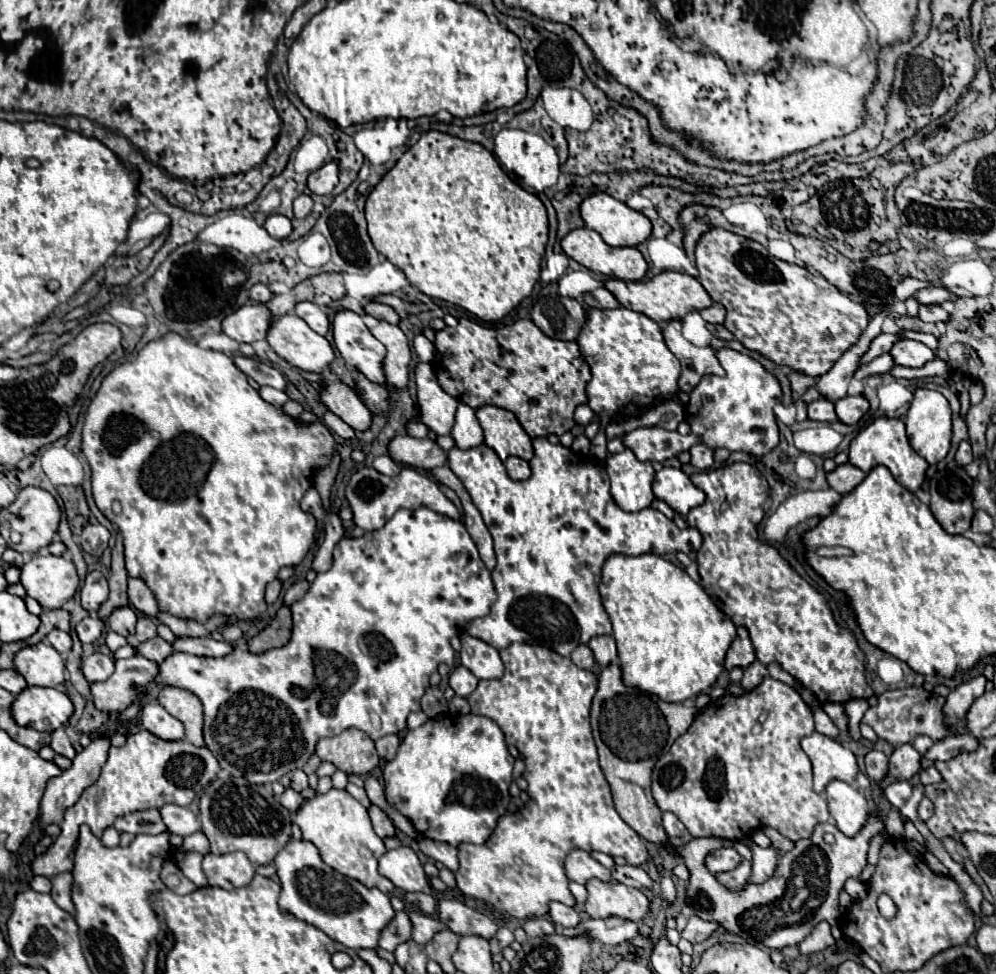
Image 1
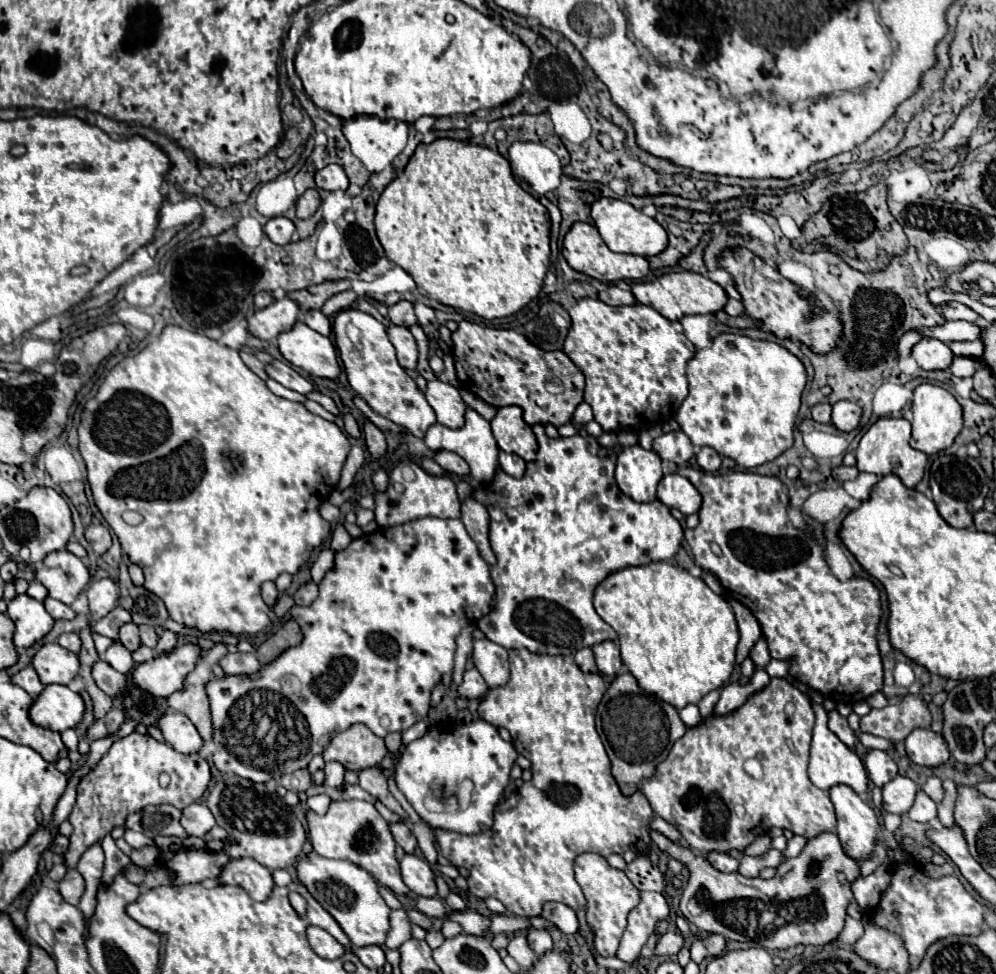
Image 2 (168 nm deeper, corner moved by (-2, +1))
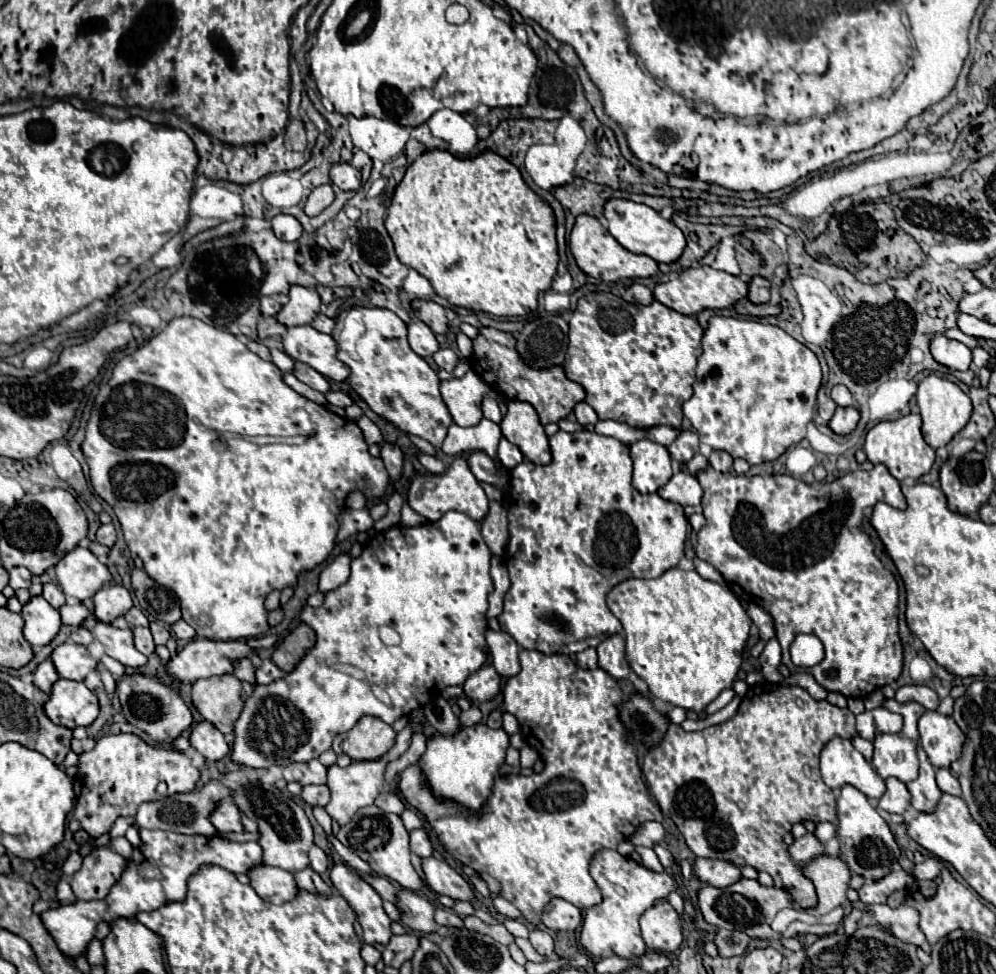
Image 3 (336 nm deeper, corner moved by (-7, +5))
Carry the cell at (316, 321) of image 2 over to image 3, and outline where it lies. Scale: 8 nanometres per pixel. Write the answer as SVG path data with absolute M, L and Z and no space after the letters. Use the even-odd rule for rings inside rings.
M317 314L317 316L315 316L315 320L311 322L311 326L313 326L315 330L323 332L323 334L331 334L331 332L333 332L333 328L335 328L335 322L333 322L331 318L327 318L325 314Z

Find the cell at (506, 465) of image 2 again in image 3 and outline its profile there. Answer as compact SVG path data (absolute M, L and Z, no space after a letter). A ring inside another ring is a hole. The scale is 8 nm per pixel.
M501 438L497 456L499 456L499 460L503 462L503 466L509 468L509 470L513 470L517 464L523 462L523 454L521 454L521 450L519 450L515 444L511 444L507 438Z

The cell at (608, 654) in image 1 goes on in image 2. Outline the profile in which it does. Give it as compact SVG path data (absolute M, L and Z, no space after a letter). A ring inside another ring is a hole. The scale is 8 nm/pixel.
M600 642L600 644L594 644L592 646L592 652L596 656L596 666L602 674L608 674L608 676L616 676L616 674L622 674L626 672L626 666L620 658L620 650L614 642Z

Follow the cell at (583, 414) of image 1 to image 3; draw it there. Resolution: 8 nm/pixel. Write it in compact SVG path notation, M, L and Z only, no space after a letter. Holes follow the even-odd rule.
M579 402L577 406L575 406L575 418L577 418L577 422L579 424L583 424L583 426L589 426L589 424L597 424L597 414L595 414L595 410L589 406L589 404L585 404L585 402Z

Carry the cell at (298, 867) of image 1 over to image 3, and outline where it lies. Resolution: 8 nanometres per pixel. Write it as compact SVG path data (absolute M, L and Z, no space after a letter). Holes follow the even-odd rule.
M345 864L331 868L331 882L355 910L363 928L365 944L387 944L391 938L391 920L383 912L383 900L361 880L361 876Z

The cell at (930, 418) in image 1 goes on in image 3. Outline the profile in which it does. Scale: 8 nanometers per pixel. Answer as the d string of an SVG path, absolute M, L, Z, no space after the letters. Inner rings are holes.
M927 376L919 384L917 392L917 404L921 408L921 418L923 418L923 438L931 448L941 448L947 446L947 442L967 424L971 418L971 400L969 396L951 380L939 378L939 376Z

